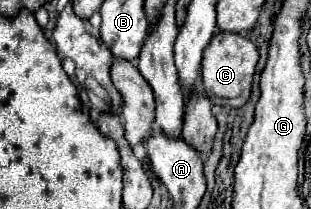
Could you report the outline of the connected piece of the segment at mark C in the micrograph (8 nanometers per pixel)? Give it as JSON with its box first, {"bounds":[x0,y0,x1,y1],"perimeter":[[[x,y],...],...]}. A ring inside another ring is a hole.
{"bounds":[202,31,258,107],"perimeter":[[[224,31],[216,33],[208,49],[204,49],[204,61],[202,61],[202,83],[208,99],[214,105],[222,105],[222,107],[246,105],[246,101],[250,99],[256,63],[258,63],[258,49],[248,37],[236,33],[224,33]]]}

